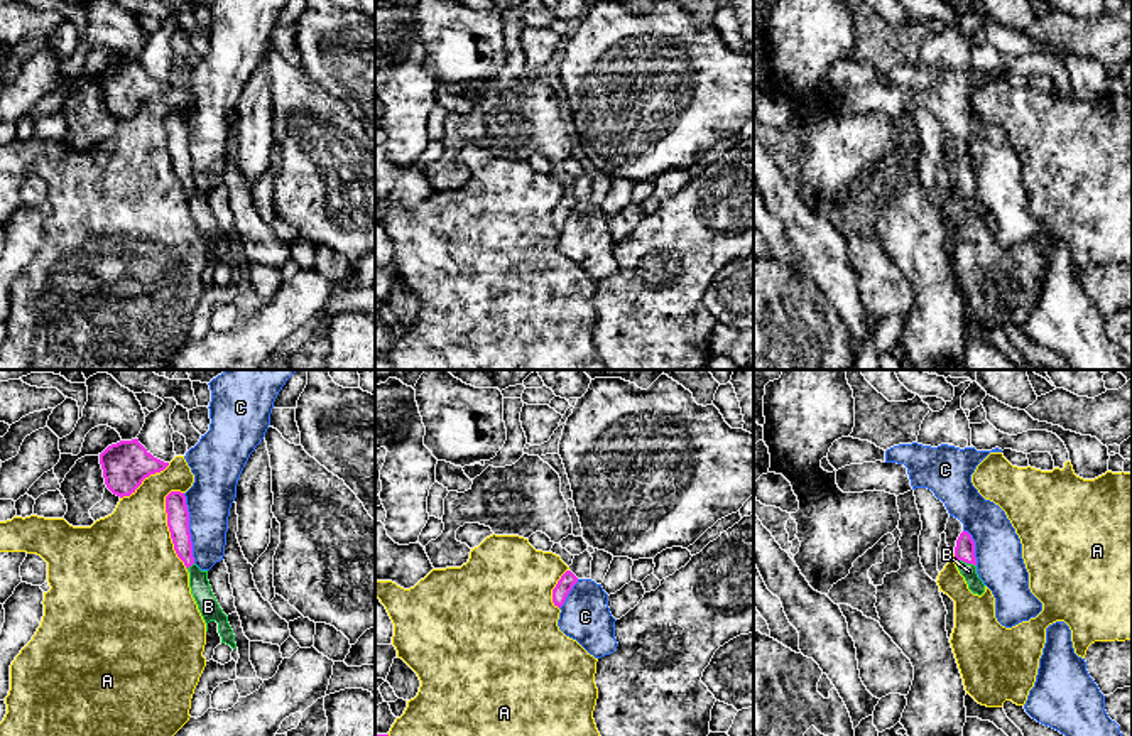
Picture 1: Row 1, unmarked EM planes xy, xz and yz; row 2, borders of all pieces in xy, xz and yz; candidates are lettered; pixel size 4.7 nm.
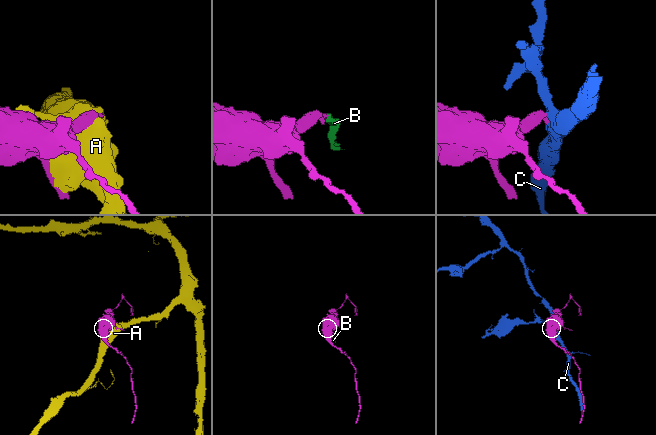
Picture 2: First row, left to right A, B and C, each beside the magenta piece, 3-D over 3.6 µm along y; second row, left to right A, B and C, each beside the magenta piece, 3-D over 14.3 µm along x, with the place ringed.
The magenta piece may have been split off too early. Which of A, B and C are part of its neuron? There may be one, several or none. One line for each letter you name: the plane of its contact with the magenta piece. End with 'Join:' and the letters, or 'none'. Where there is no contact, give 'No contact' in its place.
B: Touches magenta in yz
Join: B

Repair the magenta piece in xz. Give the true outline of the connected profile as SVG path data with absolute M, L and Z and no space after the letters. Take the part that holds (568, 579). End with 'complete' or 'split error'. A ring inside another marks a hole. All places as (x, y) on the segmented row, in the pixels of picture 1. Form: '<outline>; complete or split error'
M566 571L561 579L558 581L556 587L552 589L552 603L554 606L561 608L573 589L573 586L578 582L578 577Z; complete

